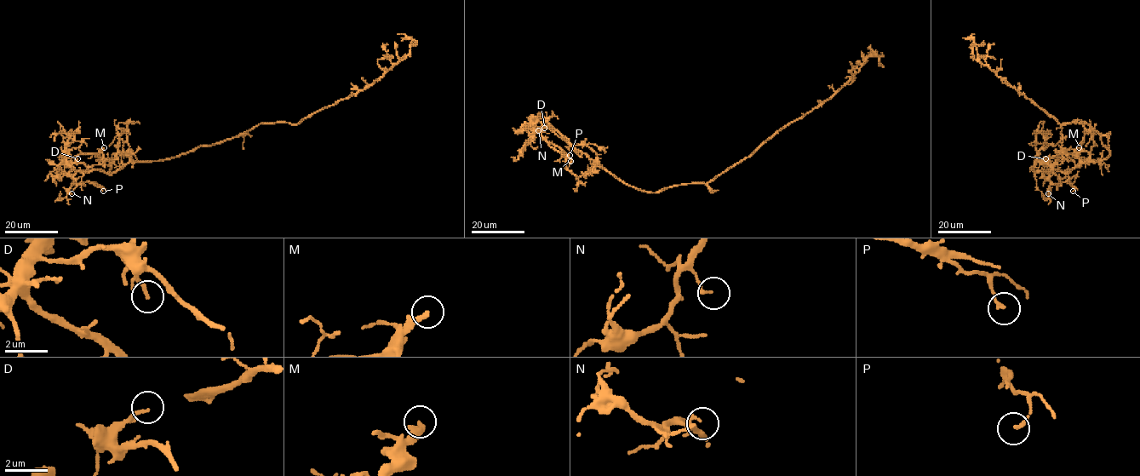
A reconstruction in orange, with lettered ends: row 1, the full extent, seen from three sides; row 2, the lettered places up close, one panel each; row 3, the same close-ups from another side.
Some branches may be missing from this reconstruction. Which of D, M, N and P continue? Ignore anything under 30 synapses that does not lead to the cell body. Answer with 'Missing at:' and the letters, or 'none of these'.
Missing at: M

